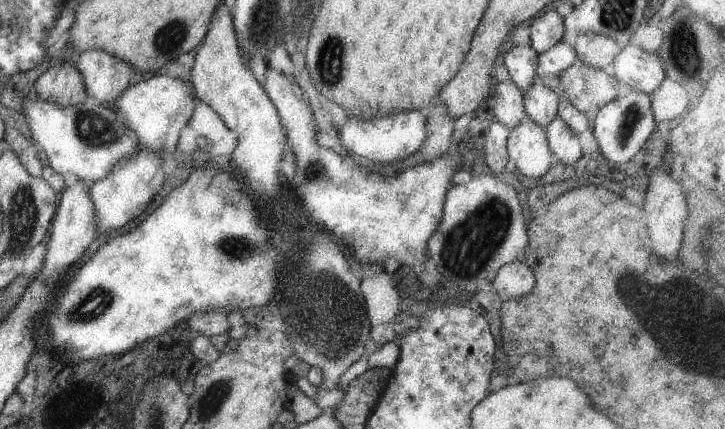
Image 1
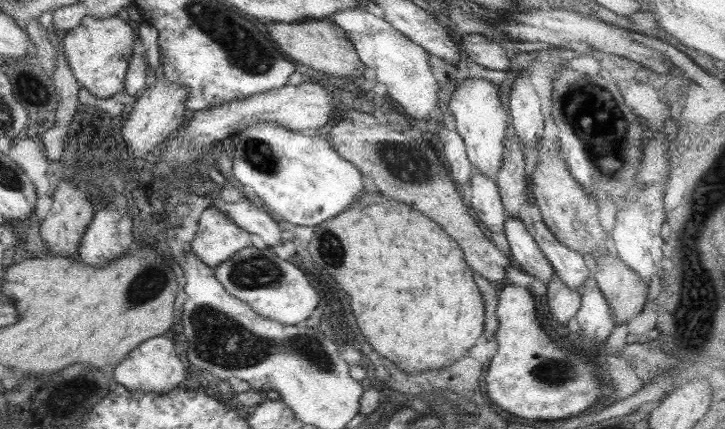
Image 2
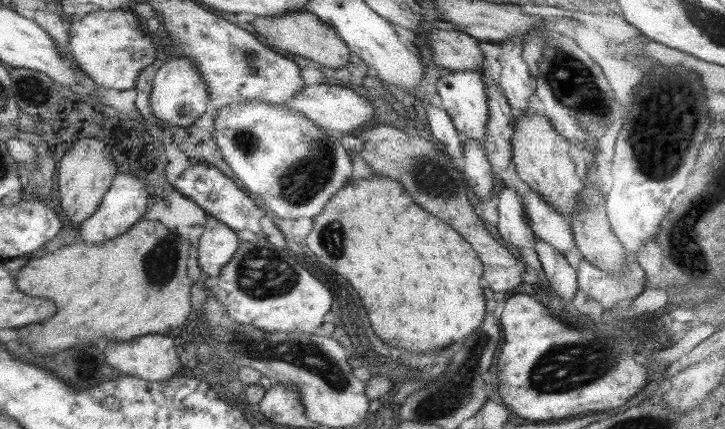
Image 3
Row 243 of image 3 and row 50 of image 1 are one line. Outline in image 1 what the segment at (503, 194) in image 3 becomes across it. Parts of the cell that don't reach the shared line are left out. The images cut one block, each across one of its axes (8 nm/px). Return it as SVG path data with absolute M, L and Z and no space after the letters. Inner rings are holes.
M513 46L503 54L503 65L507 69L510 82L521 92L536 80L537 56L529 46Z

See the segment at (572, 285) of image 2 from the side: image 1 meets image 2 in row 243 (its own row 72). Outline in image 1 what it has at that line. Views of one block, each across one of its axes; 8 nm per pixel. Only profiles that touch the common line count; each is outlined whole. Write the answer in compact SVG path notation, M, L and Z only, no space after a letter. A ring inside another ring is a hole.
M557 42L552 48L536 57L536 80L558 92L558 75L576 60L576 53L569 45Z

